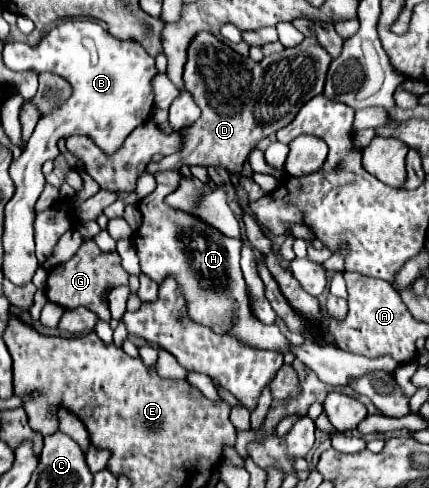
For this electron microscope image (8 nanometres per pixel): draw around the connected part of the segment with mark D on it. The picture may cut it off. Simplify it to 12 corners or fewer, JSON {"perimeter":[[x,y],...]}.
{"perimeter":[[212,34],[188,48],[202,116],[180,154],[146,170],[220,166],[322,94],[330,54],[314,36],[260,62]]}

